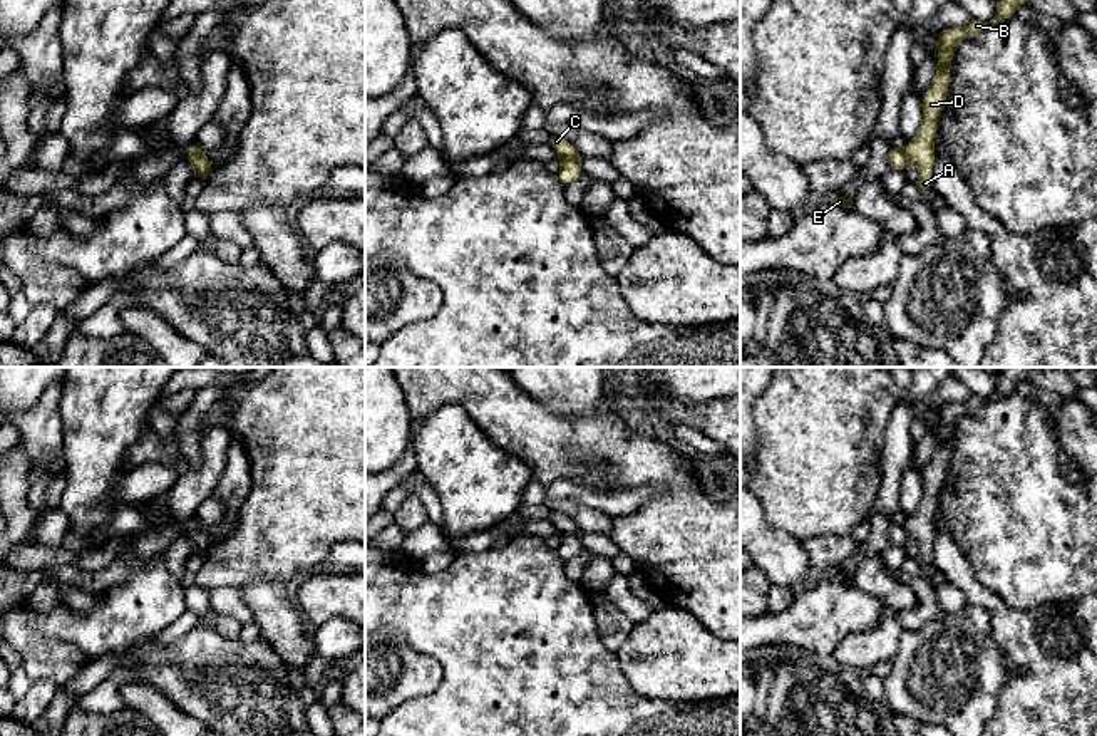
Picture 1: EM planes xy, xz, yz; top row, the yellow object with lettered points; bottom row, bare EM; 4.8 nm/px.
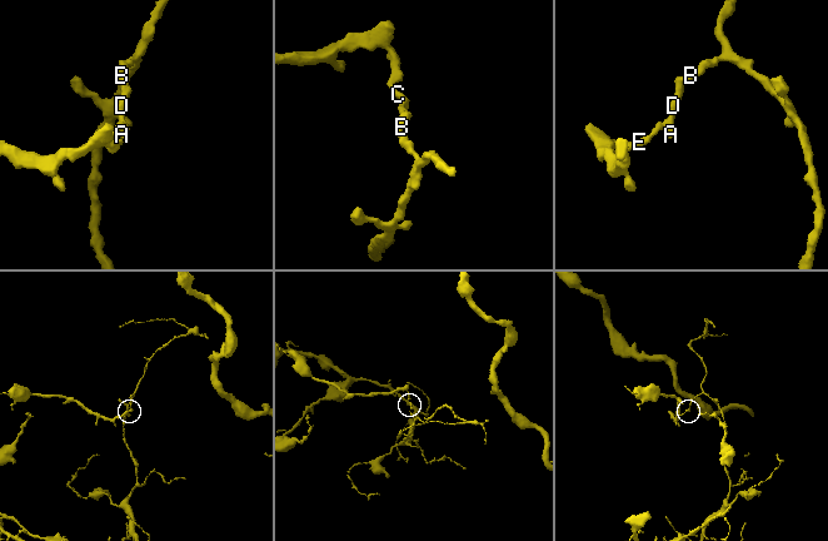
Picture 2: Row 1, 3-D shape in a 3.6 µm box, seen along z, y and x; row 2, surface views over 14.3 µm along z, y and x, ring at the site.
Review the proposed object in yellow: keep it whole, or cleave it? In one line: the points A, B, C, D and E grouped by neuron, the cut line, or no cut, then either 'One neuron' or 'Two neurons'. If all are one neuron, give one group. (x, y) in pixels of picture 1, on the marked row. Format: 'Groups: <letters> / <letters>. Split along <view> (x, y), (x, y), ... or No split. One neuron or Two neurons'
Groups: A B D / C E. Split along xz (561, 156), (570, 156), (580, 163). Two neurons

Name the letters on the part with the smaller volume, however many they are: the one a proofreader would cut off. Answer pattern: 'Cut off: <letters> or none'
Cut off: C, E

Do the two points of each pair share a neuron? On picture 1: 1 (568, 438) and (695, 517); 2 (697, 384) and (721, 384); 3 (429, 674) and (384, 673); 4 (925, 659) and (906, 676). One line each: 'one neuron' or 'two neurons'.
1: one neuron
2: one neuron
3: one neuron
4: one neuron

